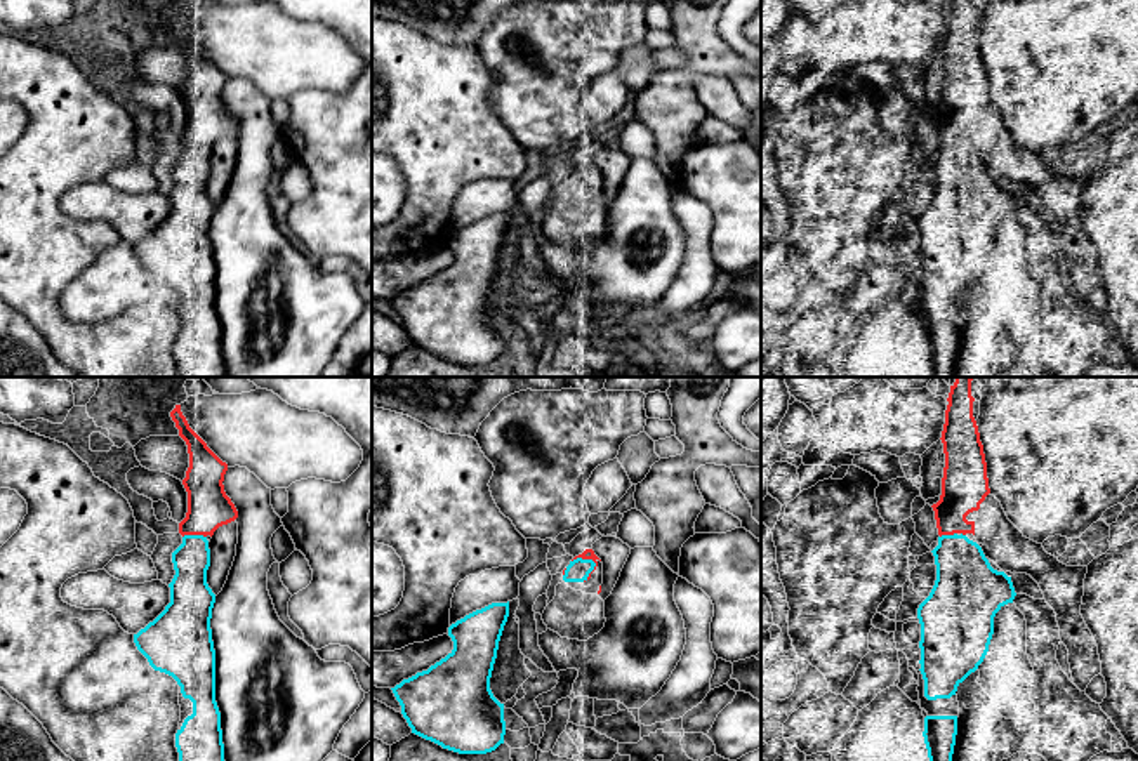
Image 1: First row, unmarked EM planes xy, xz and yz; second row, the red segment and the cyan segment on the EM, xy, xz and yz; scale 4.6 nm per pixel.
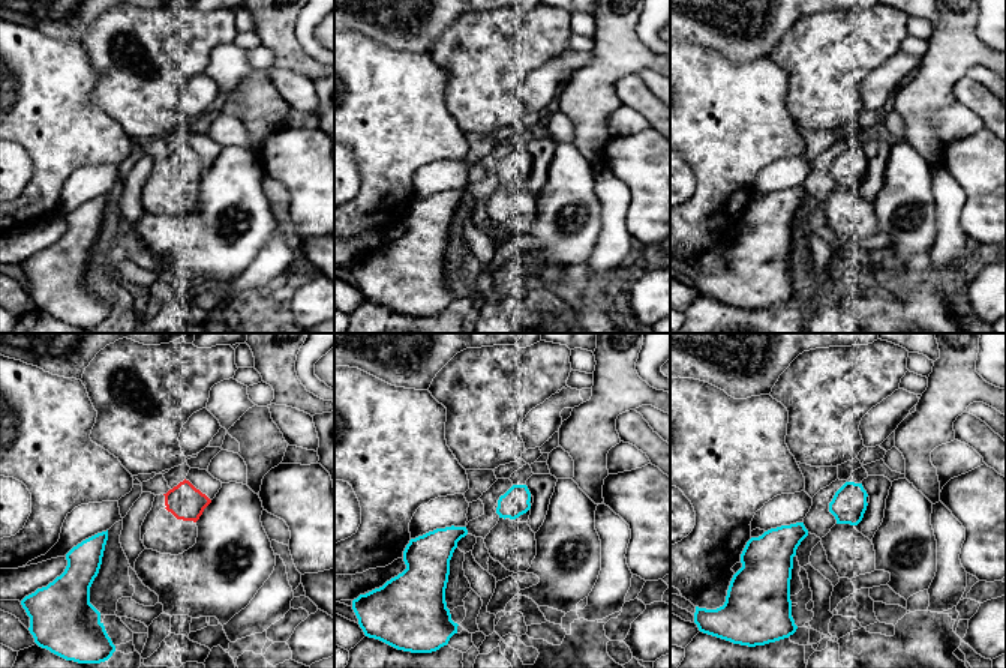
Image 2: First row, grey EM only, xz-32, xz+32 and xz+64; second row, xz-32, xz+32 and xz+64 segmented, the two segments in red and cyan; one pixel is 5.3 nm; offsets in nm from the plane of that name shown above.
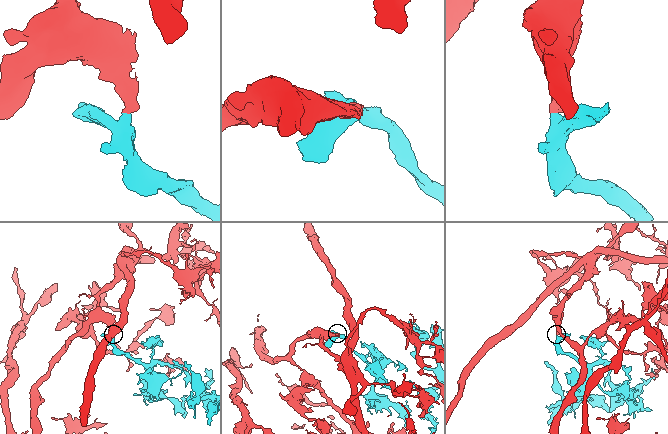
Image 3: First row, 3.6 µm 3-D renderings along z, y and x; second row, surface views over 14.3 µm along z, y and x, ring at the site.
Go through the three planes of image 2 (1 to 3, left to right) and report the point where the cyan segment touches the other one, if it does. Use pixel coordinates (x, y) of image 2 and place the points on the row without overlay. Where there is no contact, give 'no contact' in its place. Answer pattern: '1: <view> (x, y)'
1: no contact
2: no contact
3: no contact

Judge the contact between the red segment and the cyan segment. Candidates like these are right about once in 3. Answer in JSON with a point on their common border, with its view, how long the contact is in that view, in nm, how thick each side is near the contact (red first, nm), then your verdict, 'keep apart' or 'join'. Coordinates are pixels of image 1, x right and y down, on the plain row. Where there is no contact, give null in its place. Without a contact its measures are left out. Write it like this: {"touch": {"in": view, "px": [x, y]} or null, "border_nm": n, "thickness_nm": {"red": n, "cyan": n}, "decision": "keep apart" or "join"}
{"touch": {"in": "xz", "px": [595, 172]}, "border_nm": 120, "thickness_nm": {"red": 50, "cyan": 100}, "decision": "join"}

